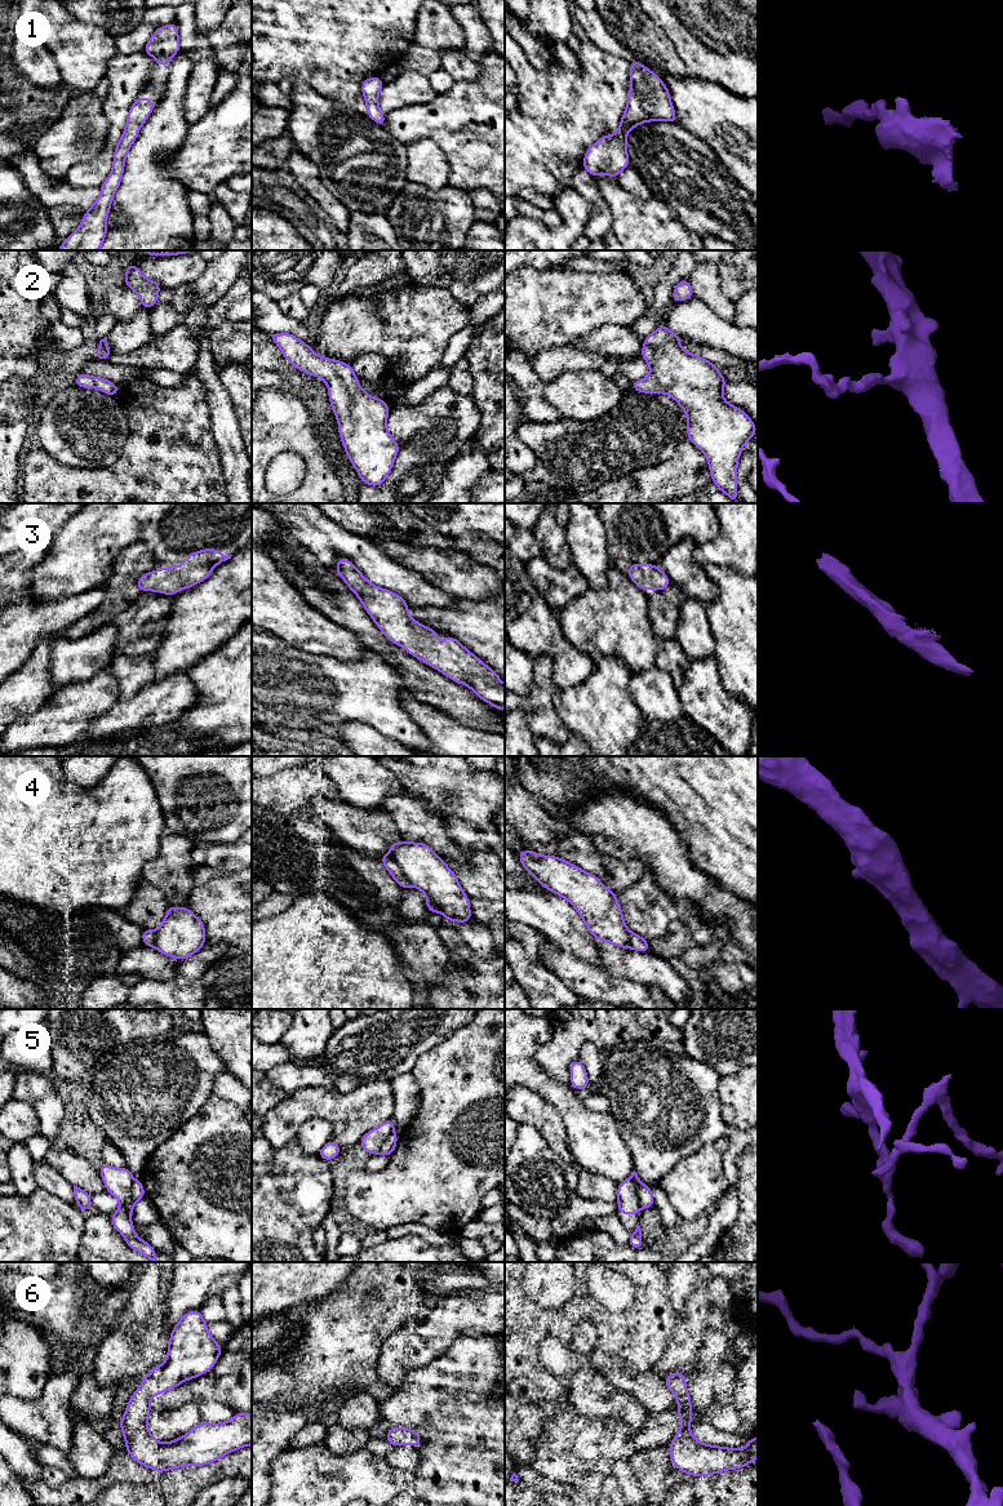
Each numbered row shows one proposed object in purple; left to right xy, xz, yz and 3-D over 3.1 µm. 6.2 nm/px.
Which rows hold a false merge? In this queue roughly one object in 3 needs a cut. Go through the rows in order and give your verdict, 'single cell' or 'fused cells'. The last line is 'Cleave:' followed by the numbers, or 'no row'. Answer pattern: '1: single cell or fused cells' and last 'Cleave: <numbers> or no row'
1: single cell
2: single cell
3: single cell
4: fused cells
5: fused cells
6: single cell
Cleave: 4, 5

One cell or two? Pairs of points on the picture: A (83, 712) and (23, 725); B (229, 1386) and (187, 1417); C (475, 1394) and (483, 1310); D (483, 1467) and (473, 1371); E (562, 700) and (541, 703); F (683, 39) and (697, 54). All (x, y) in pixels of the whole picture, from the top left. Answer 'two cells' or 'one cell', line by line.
A: one cell
B: two cells
C: two cells
D: one cell
E: two cells
F: one cell

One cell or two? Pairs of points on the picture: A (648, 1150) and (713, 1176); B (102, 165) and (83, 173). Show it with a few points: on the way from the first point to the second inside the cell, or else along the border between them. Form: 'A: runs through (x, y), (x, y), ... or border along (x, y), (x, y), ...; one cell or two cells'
A: border along (705, 1145), (683, 1156), (657, 1181); two cells
B: runs through (97, 170), (88, 173); one cell

